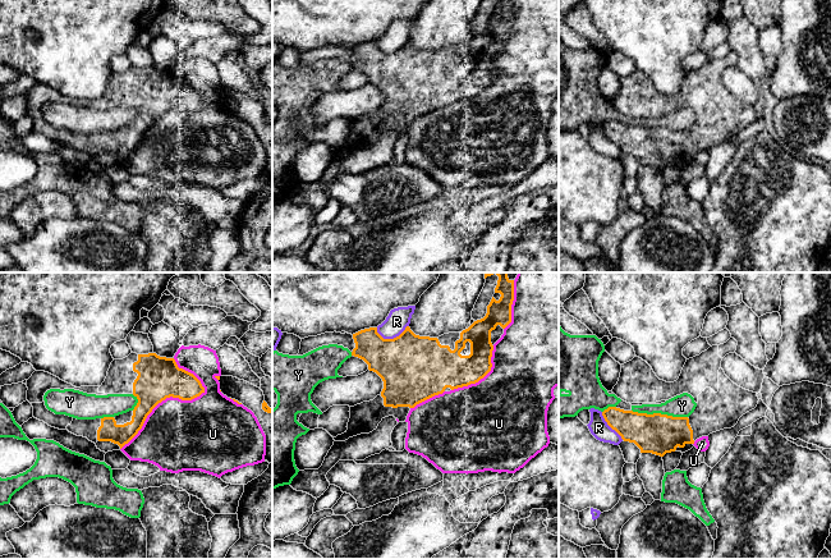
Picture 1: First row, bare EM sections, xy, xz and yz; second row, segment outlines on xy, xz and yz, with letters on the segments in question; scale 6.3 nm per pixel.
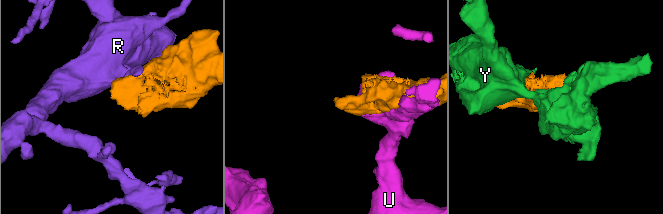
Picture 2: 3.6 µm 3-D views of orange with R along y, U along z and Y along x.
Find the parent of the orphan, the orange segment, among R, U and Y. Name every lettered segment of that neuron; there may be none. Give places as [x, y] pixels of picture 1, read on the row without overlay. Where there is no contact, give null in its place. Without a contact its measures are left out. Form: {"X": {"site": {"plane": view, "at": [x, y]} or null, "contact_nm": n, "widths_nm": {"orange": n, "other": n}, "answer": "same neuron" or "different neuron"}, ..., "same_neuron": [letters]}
{"R": {"site": {"plane": "xz", "at": [391, 53]}, "contact_nm": 220, "widths_nm": {"orange": 420, "other": 140}, "answer": "different neuron"}, "U": {"site": {"plane": "xy", "at": [177, 110]}, "contact_nm": 650, "widths_nm": {"orange": 280, "other": 460}, "answer": "different neuron"}, "Y": {"site": {"plane": "yz", "at": [660, 127]}, "contact_nm": 360, "widths_nm": {"orange": 260, "other": 140}, "answer": "different neuron"}, "same_neuron": []}

